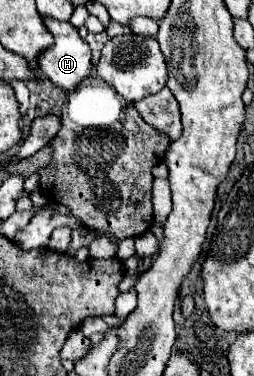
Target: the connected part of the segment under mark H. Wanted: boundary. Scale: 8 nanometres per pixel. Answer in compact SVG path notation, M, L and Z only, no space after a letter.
M44 20L54 36L54 46L38 58L38 68L52 80L52 84L74 90L82 80L94 74L90 62L90 46L80 38L70 22Z

